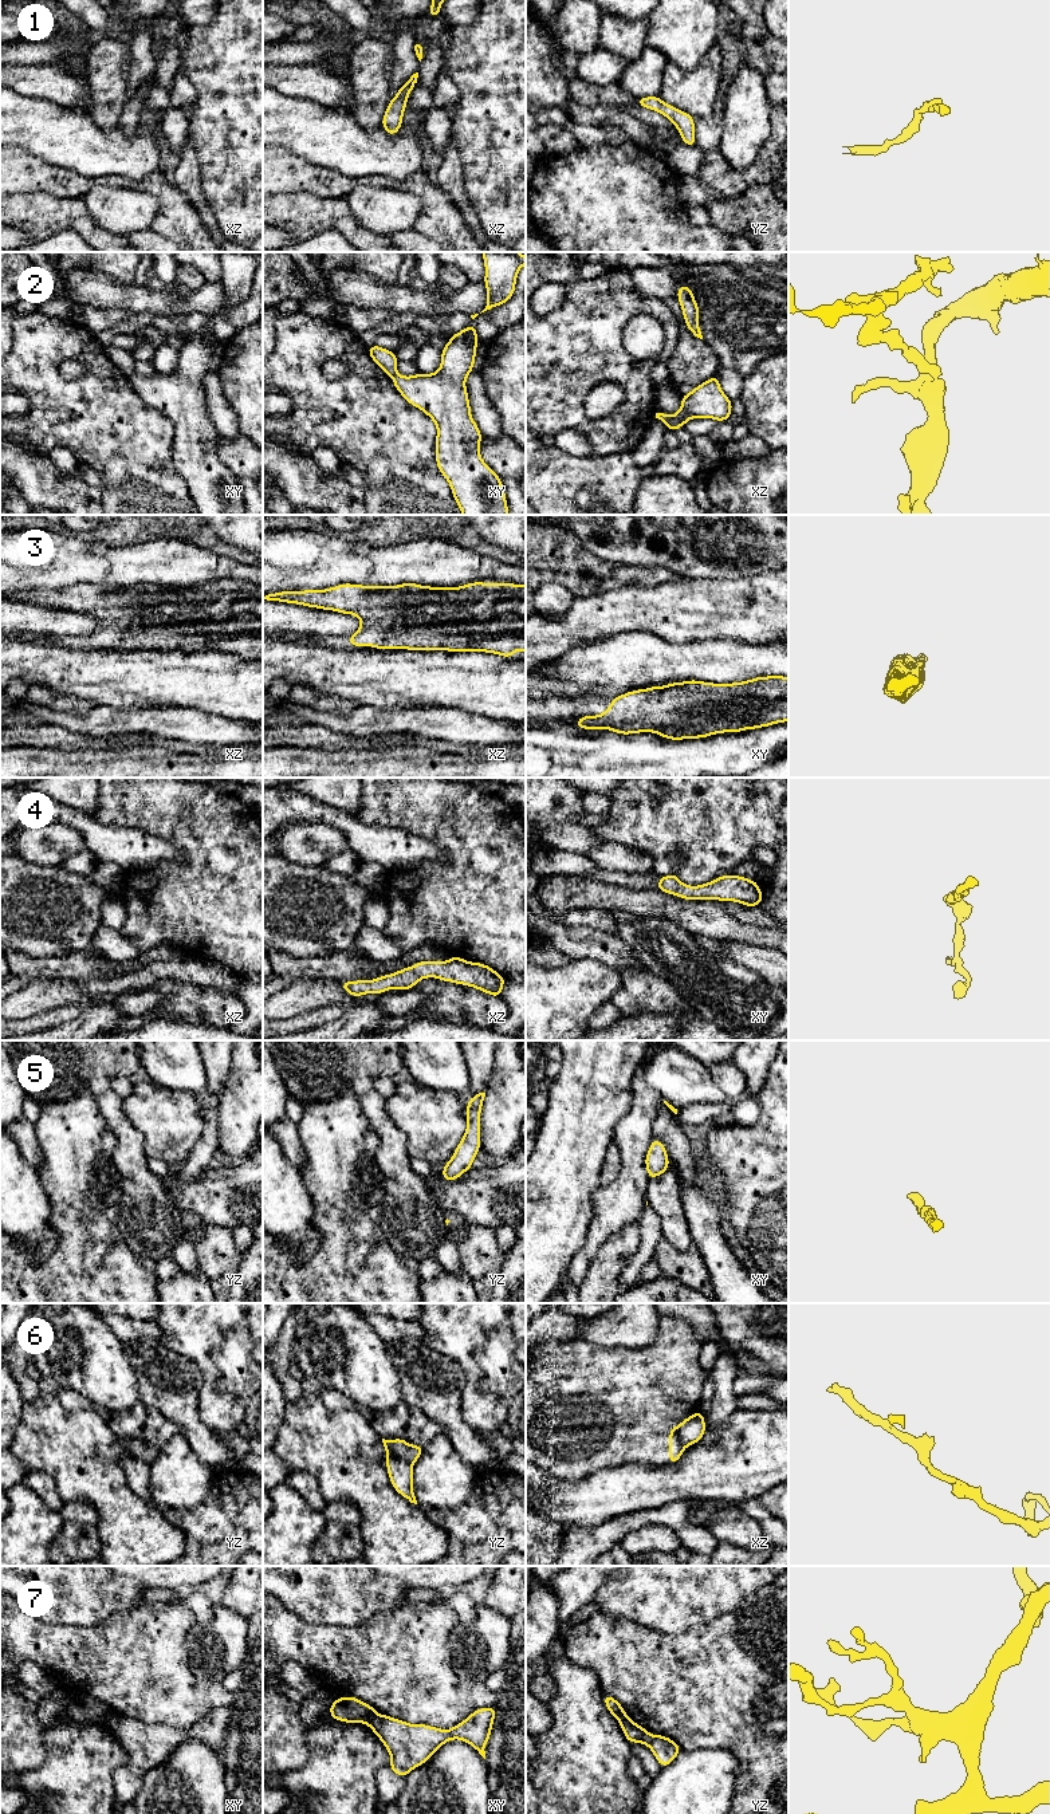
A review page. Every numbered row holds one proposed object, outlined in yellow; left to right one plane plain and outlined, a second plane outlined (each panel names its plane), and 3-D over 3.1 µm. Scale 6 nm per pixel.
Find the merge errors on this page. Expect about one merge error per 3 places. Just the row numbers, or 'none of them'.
2, 6, 7

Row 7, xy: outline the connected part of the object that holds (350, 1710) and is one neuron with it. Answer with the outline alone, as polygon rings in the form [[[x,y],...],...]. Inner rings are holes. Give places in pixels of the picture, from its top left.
[[[354,1696],[337,1697],[329,1708],[330,1716],[345,1723],[366,1723],[377,1711]]]

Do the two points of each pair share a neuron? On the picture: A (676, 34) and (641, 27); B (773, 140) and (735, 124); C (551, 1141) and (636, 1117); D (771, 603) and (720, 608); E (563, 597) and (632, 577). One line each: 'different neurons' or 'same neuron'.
A: different neurons
B: different neurons
C: different neurons
D: same neuron
E: different neurons

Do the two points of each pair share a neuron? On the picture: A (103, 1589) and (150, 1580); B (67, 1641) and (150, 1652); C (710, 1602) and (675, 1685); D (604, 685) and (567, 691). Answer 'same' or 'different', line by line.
A: different
B: same
C: different
D: different

